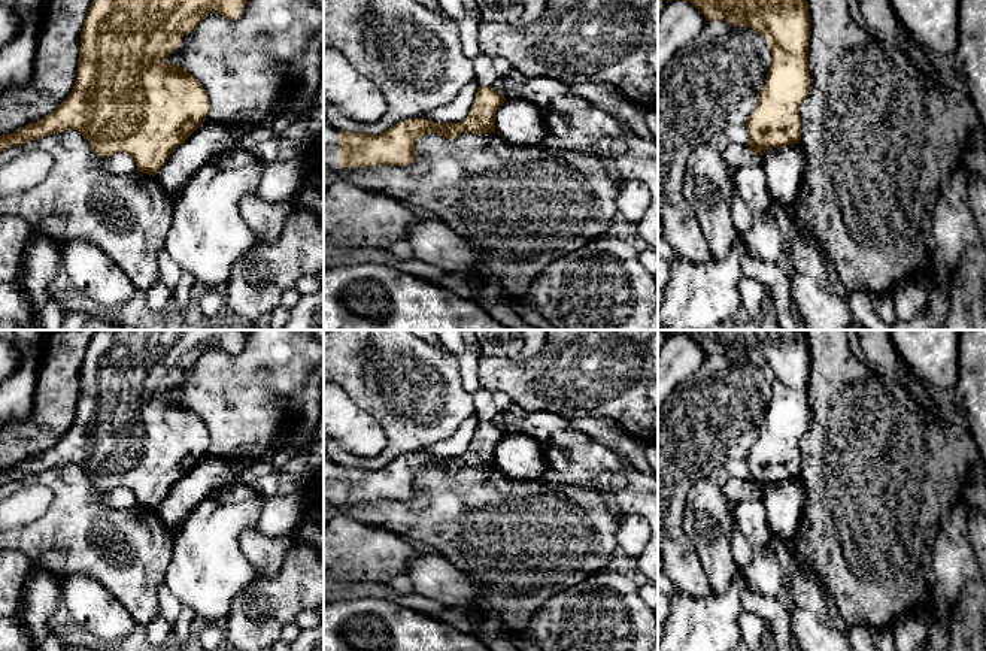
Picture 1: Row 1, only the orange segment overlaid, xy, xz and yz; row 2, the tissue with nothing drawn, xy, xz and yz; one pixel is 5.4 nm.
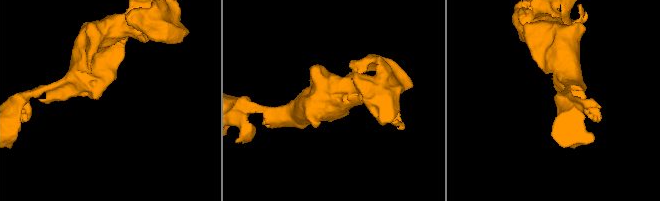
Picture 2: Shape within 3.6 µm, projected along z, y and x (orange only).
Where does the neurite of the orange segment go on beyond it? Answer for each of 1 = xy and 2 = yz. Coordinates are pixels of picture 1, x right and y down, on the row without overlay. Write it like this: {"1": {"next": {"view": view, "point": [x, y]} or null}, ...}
{"1": {"next": null}, "2": {"next": null}}

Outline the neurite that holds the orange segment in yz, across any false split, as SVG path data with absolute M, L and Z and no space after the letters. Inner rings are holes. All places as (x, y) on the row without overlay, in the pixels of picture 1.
M664 330L665 337L688 334L707 355L720 354L729 360L752 361L767 373L773 396L765 420L758 426L758 439L746 458L750 473L747 482L762 490L801 475L800 439L810 426L808 375L810 348L806 330Z

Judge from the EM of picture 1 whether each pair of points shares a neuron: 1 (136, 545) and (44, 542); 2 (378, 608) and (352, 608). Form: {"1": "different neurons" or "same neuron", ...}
{"1": "same neuron", "2": "same neuron"}

